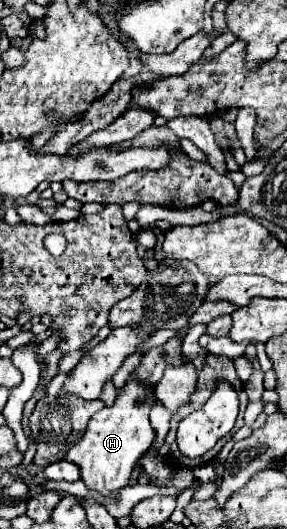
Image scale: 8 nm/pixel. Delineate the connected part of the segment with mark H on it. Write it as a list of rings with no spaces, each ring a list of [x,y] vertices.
[[[129,375],[125,385],[117,391],[115,403],[97,411],[91,417],[85,435],[65,455],[67,461],[79,465],[81,479],[87,489],[99,491],[103,497],[107,497],[115,495],[121,487],[129,483],[135,461],[151,447],[155,439],[155,429],[149,421],[149,413],[155,401],[155,385],[149,385],[135,375]]]

